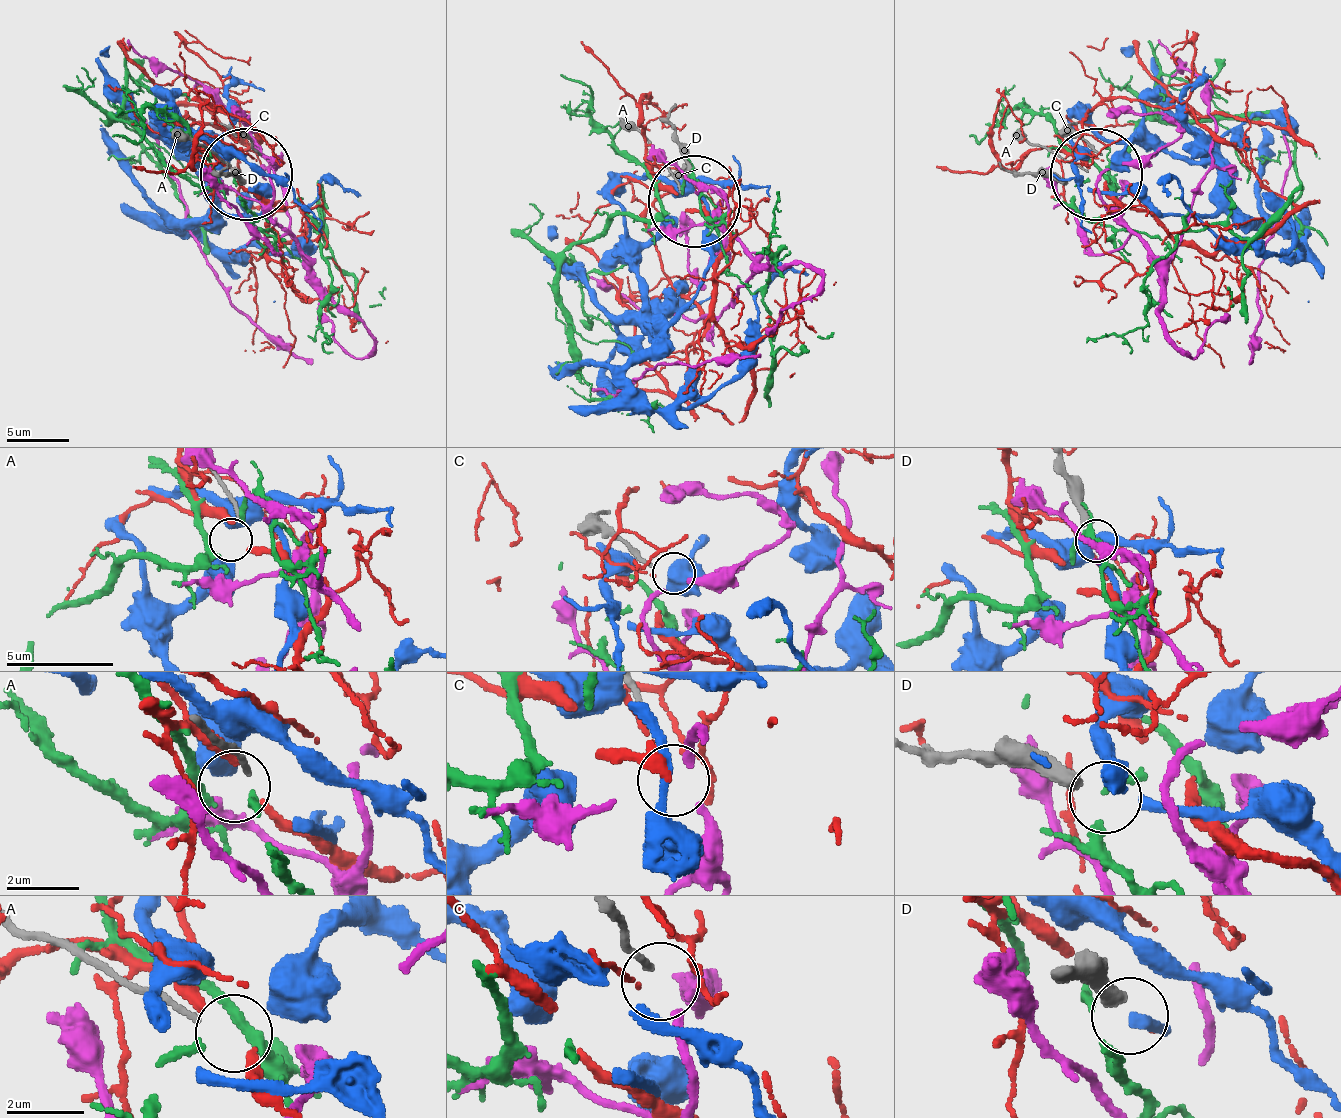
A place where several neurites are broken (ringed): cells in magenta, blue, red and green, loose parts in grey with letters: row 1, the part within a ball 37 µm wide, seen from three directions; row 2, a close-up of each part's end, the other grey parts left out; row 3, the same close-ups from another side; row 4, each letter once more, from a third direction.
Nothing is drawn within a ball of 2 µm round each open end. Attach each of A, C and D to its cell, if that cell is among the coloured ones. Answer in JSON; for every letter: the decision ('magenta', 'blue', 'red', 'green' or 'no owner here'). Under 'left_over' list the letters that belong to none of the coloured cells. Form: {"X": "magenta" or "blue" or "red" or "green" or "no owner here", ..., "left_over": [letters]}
{"A": "no owner here", "C": "magenta", "D": "blue", "left_over": ["A"]}

